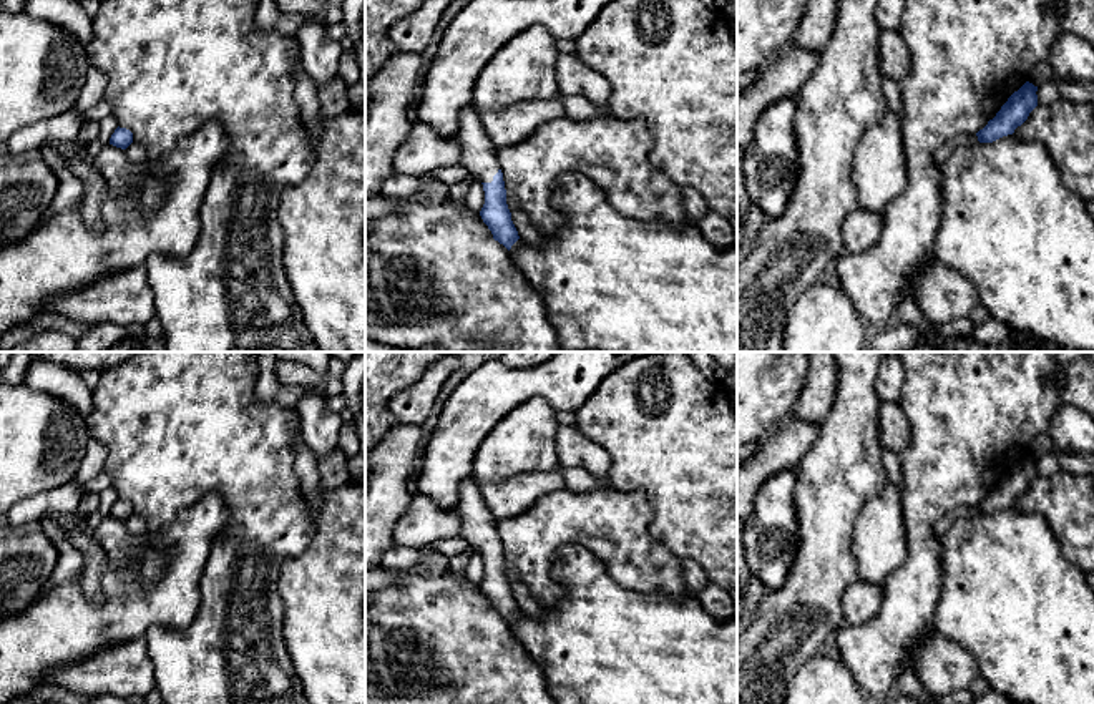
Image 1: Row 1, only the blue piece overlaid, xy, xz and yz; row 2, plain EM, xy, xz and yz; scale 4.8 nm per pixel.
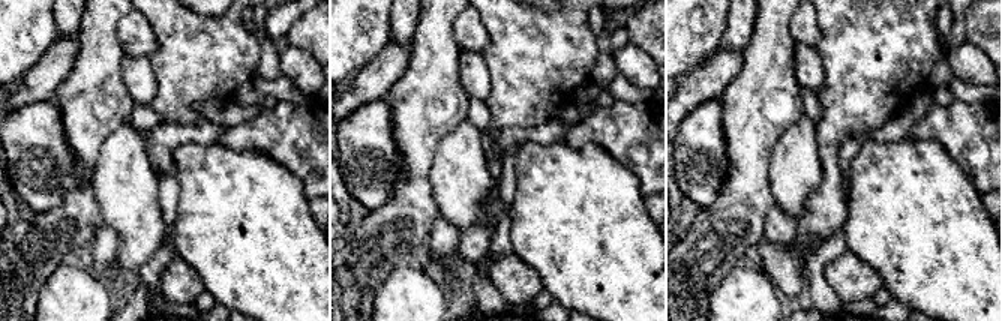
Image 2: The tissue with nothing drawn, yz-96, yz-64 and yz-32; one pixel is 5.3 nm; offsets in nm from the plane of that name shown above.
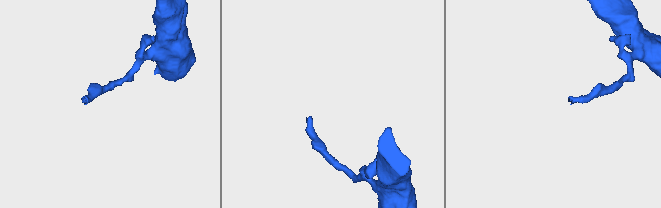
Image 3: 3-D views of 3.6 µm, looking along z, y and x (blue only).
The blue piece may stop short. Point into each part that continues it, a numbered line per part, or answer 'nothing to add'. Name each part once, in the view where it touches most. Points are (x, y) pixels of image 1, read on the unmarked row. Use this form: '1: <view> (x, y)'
1: xz (478, 527)

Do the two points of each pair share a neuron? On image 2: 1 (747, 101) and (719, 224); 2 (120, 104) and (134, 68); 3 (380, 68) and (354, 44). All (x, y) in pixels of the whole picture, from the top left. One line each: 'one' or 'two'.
1: one
2: two
3: two

